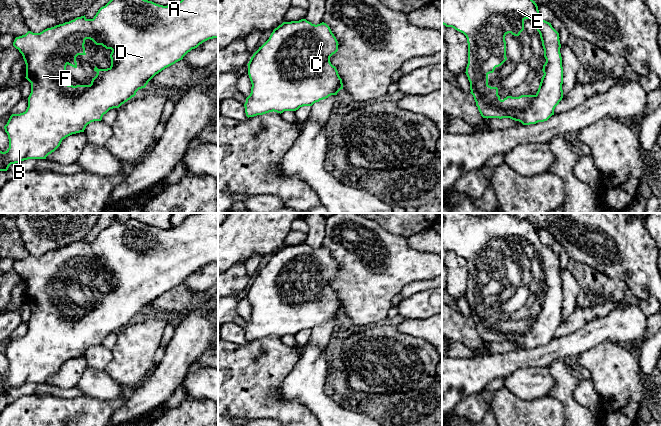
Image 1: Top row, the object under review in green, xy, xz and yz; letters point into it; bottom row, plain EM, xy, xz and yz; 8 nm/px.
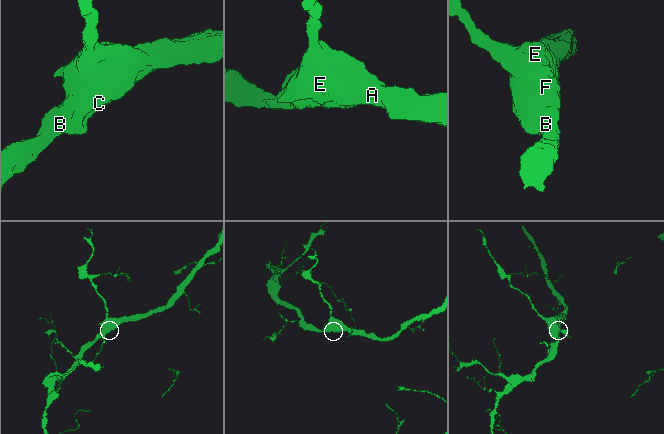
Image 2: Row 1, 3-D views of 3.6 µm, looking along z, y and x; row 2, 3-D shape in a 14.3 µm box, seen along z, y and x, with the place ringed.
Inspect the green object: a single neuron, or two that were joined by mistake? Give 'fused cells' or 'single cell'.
single cell

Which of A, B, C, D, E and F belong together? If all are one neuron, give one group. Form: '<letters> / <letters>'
A B C D E F

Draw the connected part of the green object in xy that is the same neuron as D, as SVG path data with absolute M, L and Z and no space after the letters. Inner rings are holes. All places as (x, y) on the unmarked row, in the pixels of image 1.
M195 213L181 225L172 226L167 230L131 218L122 222L114 217L111 224L98 234L93 243L87 243L84 239L40 257L28 255L25 259L16 261L13 270L19 274L25 285L25 302L31 307L31 317L26 335L12 338L4 350L9 372L5 376L0 375L0 395L7 395L11 388L24 384L46 383L60 370L63 363L84 356L91 346L101 345L110 333L119 332L134 321L139 313L145 312L156 298L182 284L192 273L213 262L218 262L218 213ZM86 263L112 274L111 290L107 293L98 293L95 290L94 295L97 298L90 309L68 309L66 290L77 292L76 281L86 279Z

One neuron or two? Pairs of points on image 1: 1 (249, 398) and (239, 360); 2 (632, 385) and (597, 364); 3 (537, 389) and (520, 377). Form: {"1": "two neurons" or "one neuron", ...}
{"1": "one neuron", "2": "one neuron", "3": "one neuron"}

